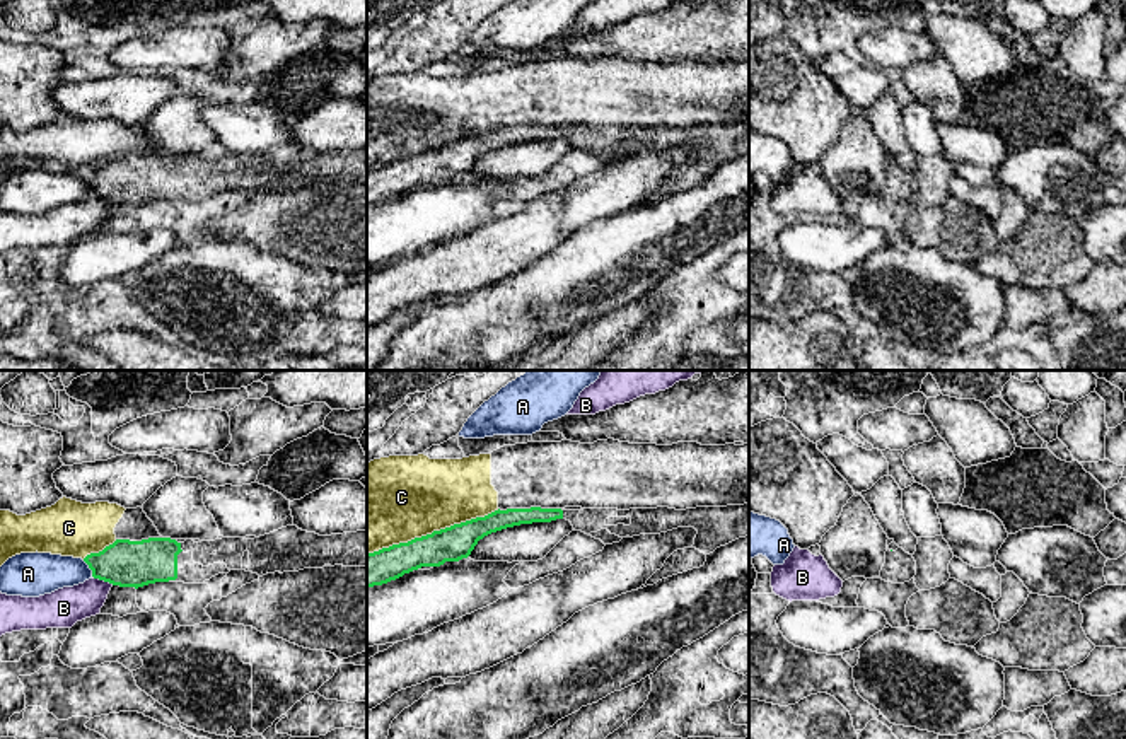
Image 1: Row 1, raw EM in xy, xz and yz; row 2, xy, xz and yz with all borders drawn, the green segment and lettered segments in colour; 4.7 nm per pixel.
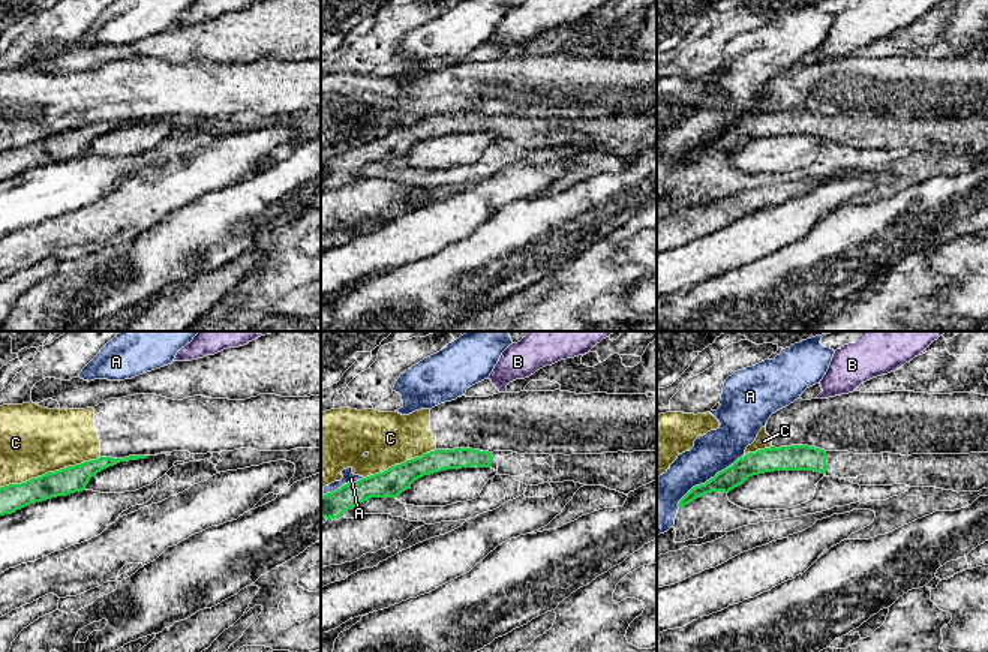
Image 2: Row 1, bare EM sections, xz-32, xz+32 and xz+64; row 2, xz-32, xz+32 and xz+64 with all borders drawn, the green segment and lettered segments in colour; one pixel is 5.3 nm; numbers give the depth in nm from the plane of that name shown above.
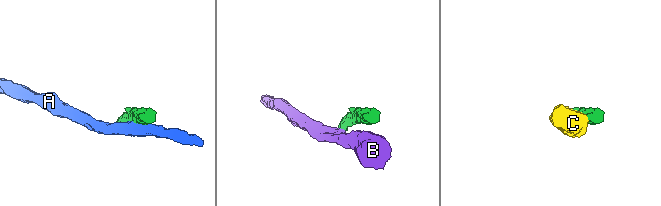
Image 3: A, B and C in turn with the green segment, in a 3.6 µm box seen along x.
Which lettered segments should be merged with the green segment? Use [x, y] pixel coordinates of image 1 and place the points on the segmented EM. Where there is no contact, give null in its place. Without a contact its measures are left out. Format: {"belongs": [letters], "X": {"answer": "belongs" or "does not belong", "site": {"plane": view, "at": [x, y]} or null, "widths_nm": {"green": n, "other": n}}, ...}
{"belongs": [], "A": {"answer": "does not belong", "site": {"plane": "xy", "at": [89, 567]}, "widths_nm": {"green": 220, "other": 200}}, "B": {"answer": "does not belong", "site": {"plane": "xy", "at": [103, 579]}, "widths_nm": {"green": 220, "other": 180}}, "C": {"answer": "does not belong", "site": {"plane": "xz", "at": [434, 531]}, "widths_nm": {"green": 160, "other": 400}}}

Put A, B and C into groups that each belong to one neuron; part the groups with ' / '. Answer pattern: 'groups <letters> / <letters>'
groups A / B / C

